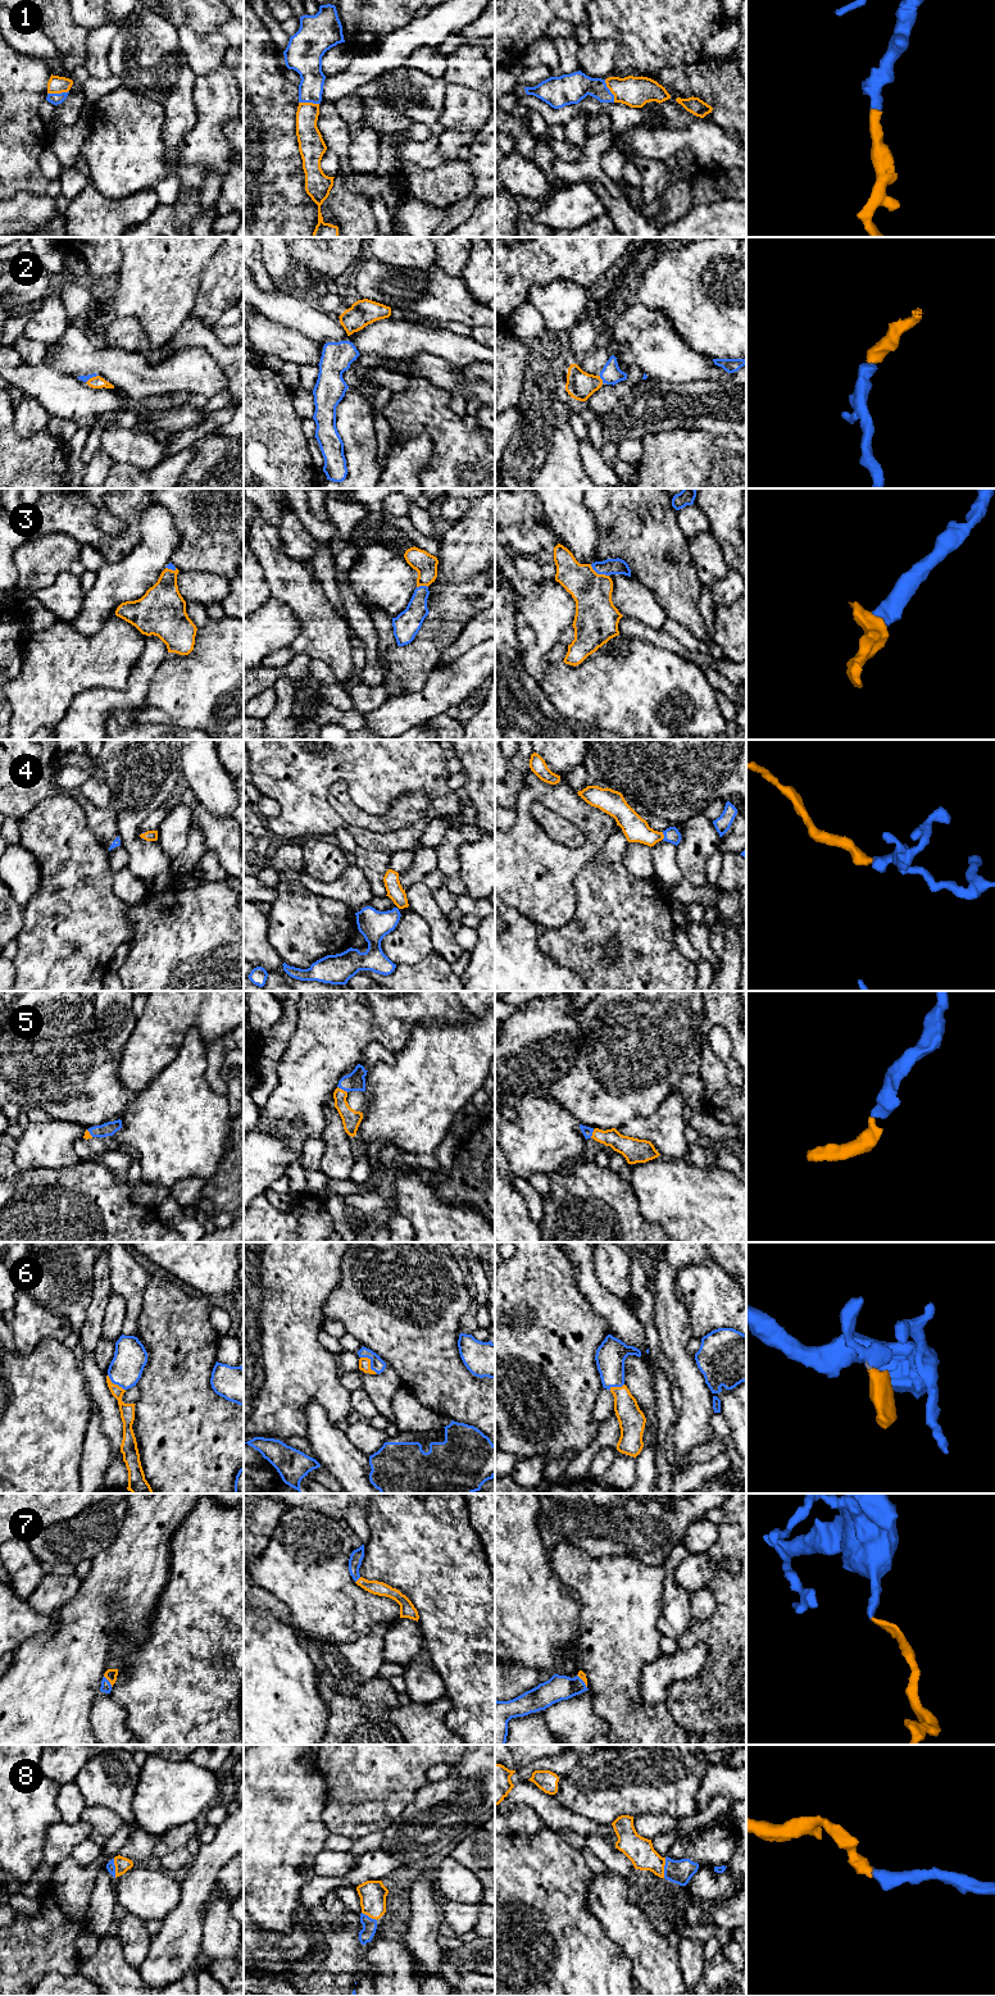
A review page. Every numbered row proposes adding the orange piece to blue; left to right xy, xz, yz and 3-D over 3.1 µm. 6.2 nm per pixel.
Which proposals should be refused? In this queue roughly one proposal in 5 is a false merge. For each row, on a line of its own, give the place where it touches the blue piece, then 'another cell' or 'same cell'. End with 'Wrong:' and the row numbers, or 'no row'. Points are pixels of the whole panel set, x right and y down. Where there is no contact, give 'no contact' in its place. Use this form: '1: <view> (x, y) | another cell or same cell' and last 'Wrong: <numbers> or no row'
1: yz (609, 91) | same cell
2: yz (600, 377) | same cell
3: yz (599, 573) | same cell
4: yz (664, 836) | same cell
5: xz (342, 1089) | same cell
6: xz (371, 1363) | same cell
7: xy (108, 1681) | same cell
8: yz (664, 1868) | same cell
Wrong: no row

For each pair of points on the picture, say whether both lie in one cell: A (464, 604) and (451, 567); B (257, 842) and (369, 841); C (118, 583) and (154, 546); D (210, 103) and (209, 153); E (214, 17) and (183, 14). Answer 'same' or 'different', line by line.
A: different
B: different
C: same
D: same
E: same

